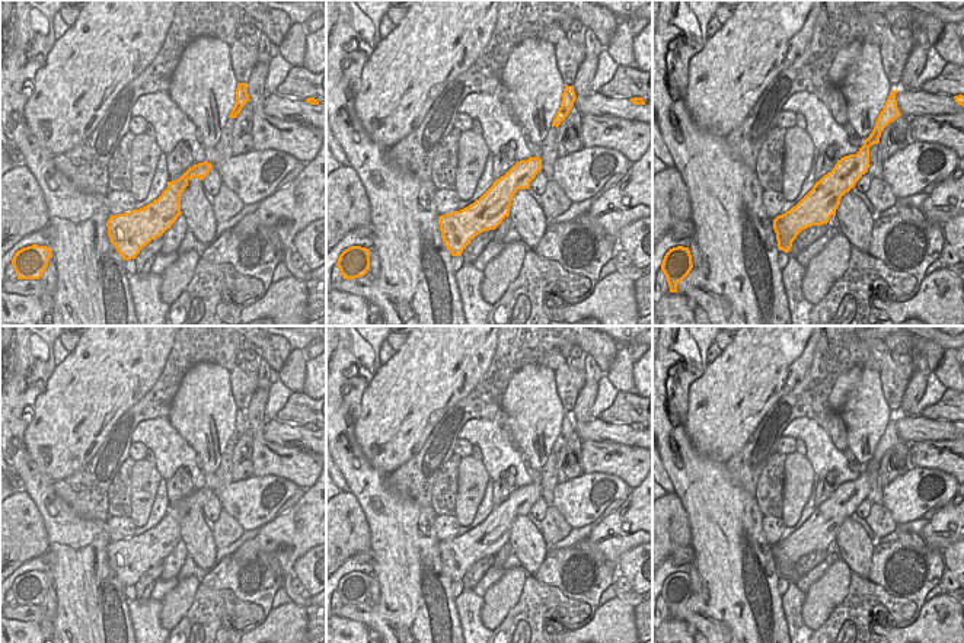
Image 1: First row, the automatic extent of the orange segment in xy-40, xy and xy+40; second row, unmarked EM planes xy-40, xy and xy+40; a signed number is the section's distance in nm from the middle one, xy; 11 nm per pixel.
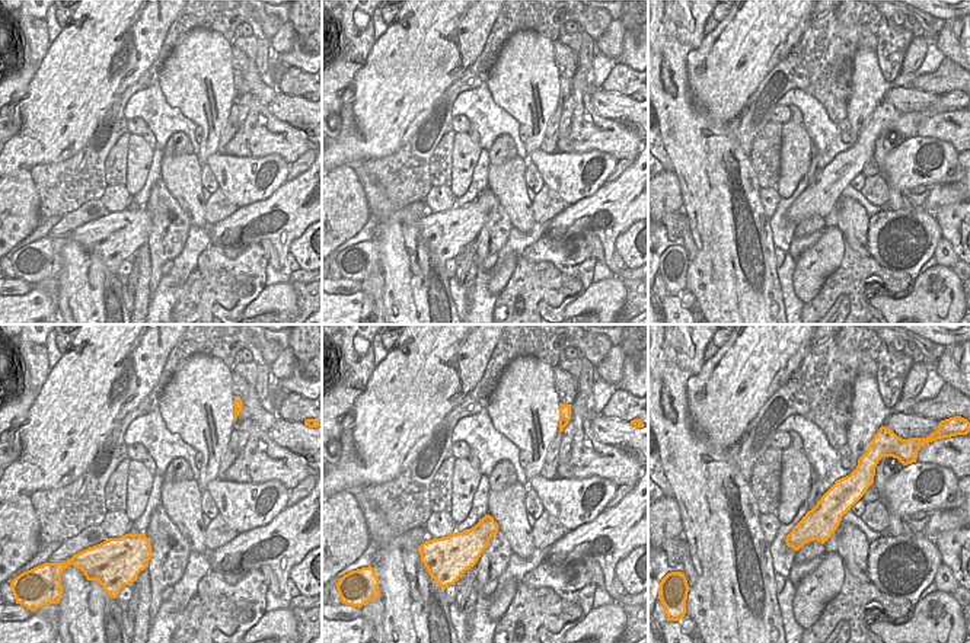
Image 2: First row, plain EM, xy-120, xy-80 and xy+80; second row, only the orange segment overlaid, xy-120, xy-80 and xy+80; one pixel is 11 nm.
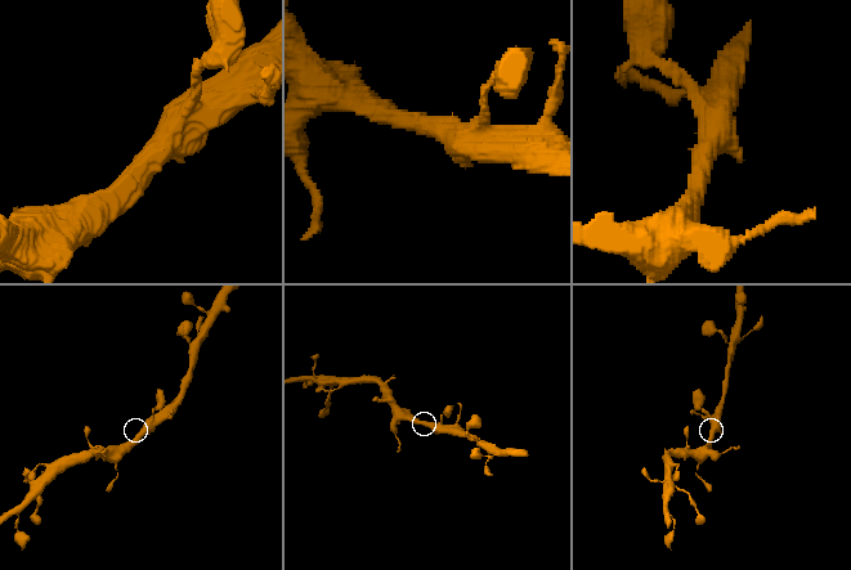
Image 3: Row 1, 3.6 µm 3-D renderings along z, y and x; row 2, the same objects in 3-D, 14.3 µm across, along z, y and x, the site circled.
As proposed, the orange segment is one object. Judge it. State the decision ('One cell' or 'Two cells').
One cell

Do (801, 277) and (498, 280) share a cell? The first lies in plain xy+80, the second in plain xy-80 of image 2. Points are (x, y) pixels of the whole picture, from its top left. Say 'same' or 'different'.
same

